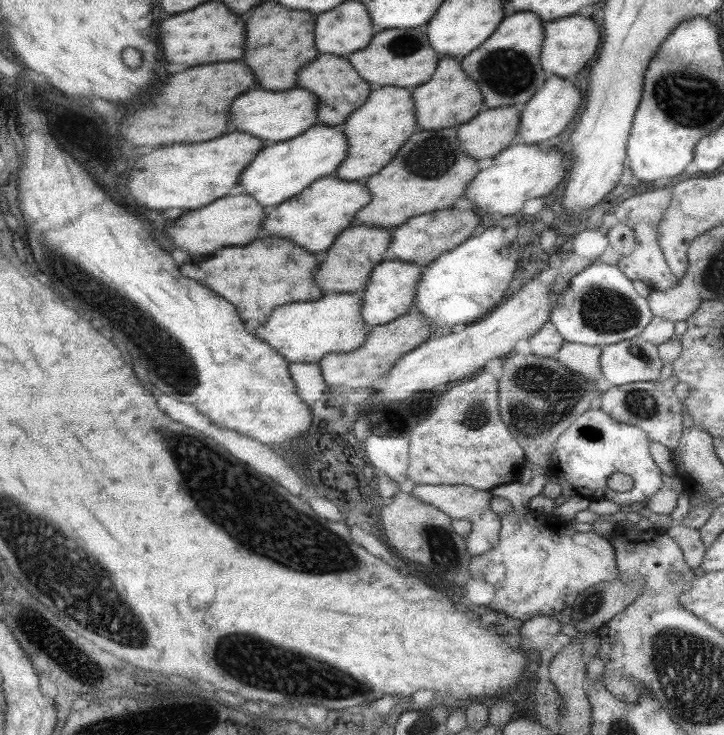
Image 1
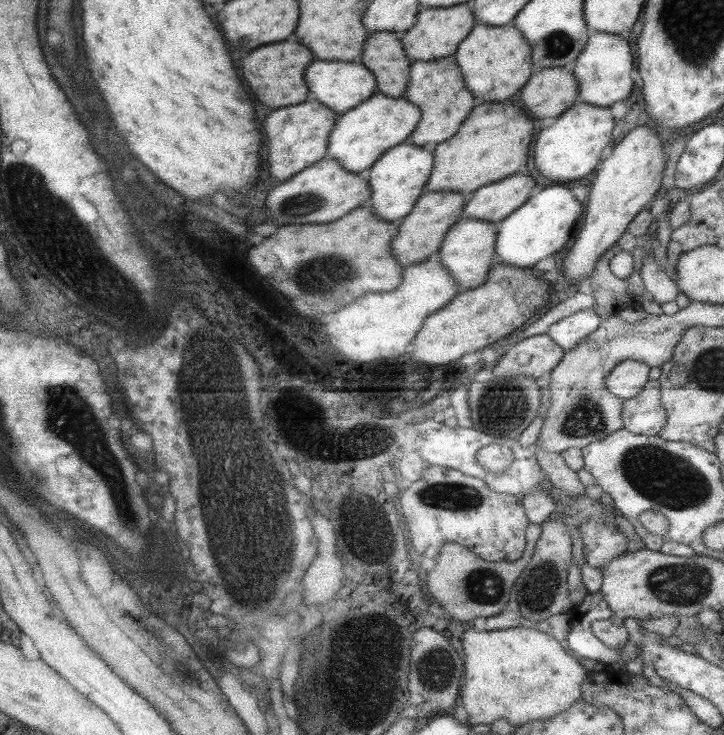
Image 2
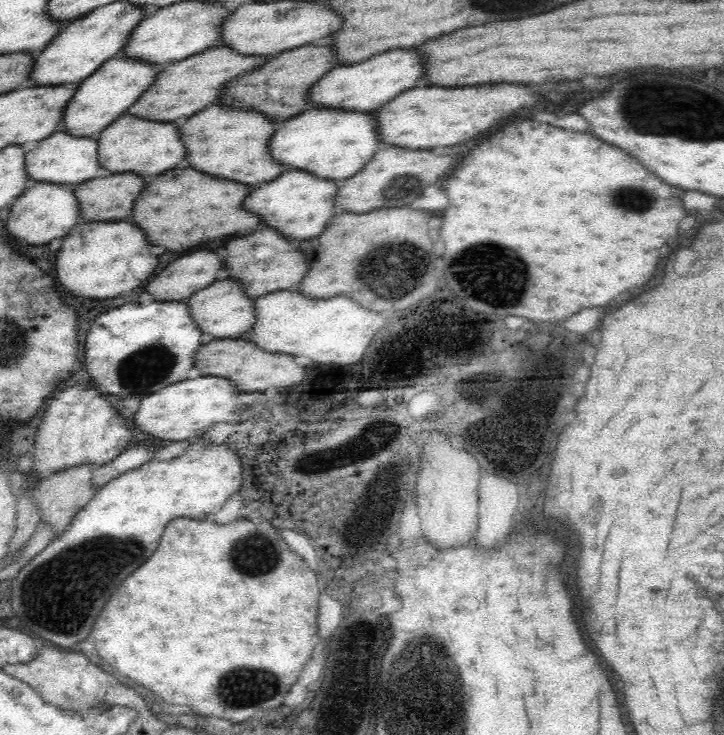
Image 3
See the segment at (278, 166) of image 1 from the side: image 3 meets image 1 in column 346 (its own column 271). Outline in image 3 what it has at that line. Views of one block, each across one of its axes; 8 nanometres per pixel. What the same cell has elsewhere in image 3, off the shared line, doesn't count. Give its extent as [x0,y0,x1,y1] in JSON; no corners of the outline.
[269,106,385,183]

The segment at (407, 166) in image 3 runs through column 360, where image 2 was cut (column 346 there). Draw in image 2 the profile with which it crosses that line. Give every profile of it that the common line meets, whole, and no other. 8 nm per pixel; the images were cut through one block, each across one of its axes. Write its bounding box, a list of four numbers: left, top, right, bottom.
[265,156,371,225]

